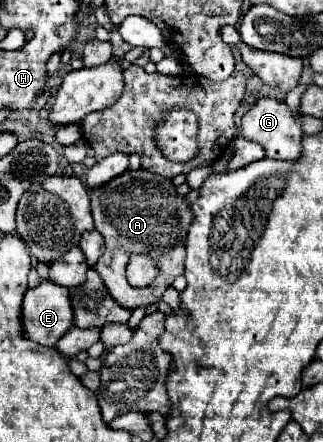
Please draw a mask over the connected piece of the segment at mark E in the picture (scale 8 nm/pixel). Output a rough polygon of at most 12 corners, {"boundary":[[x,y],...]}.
{"boundary":[[44,280],[22,302],[24,338],[54,346],[72,328],[68,288]]}

